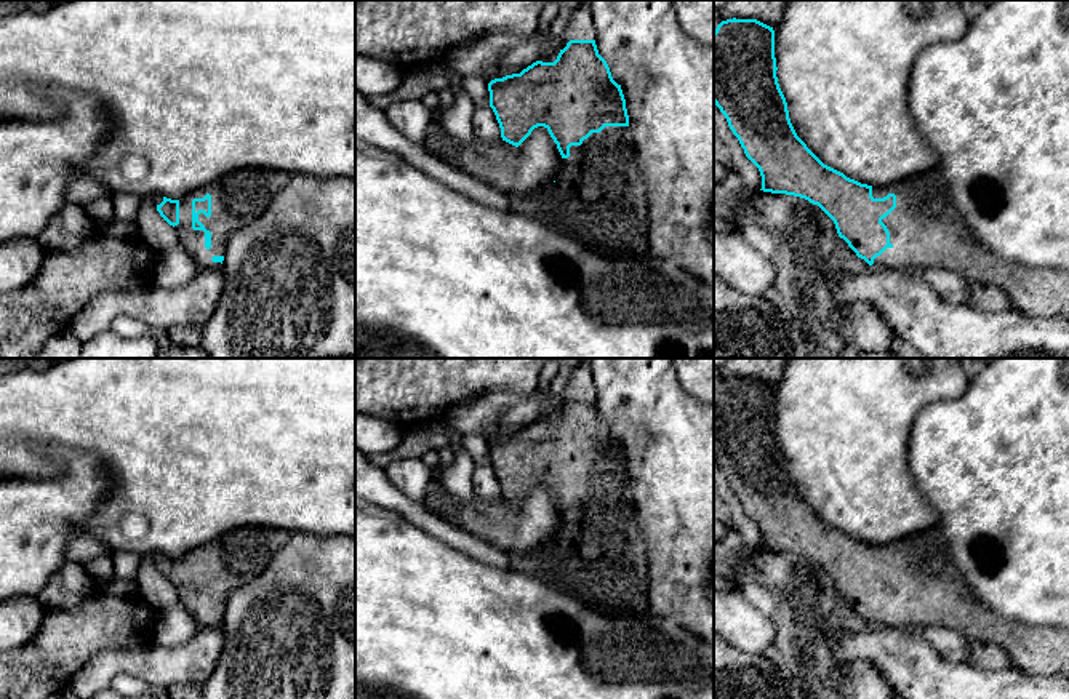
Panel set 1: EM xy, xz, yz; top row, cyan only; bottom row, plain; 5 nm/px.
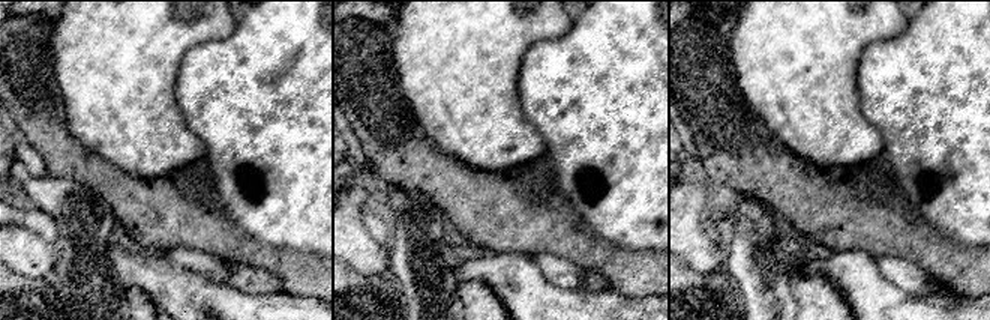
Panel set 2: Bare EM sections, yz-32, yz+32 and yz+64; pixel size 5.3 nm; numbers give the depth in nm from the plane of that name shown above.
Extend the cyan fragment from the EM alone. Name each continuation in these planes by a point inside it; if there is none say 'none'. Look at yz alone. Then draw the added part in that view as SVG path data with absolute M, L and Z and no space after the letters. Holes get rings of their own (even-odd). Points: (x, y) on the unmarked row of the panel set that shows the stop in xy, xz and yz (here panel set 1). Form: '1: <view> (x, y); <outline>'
1: yz (925, 587); M939 523L899 541L872 544L874 557L888 552L896 553L896 566L882 581L893 605L872 625L951 629L1003 648L1026 673L1069 677L1069 630L1016 622L986 606L968 590Z

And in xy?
1: xy (237, 557); M245 526L227 531L216 539L179 557L179 582L174 584L178 601L198 627L219 629L213 614L226 614L226 601L232 590L258 577L290 539L280 528ZM211 553L211 574L198 573L198 579L211 590L211 606L205 606L205 590L192 587L192 558Z

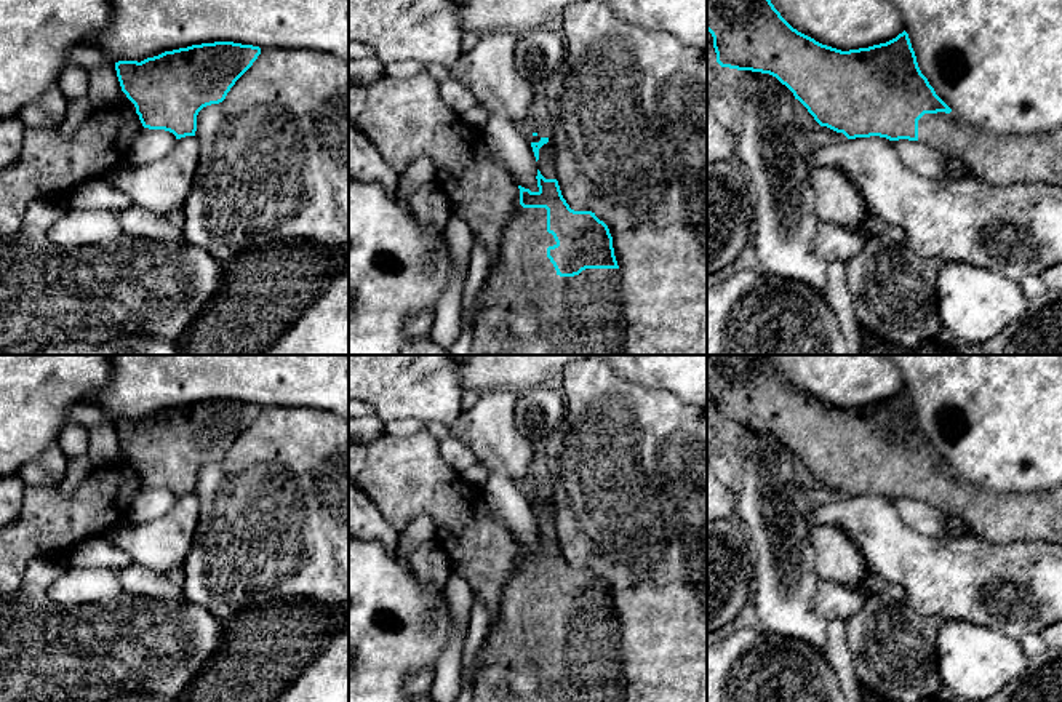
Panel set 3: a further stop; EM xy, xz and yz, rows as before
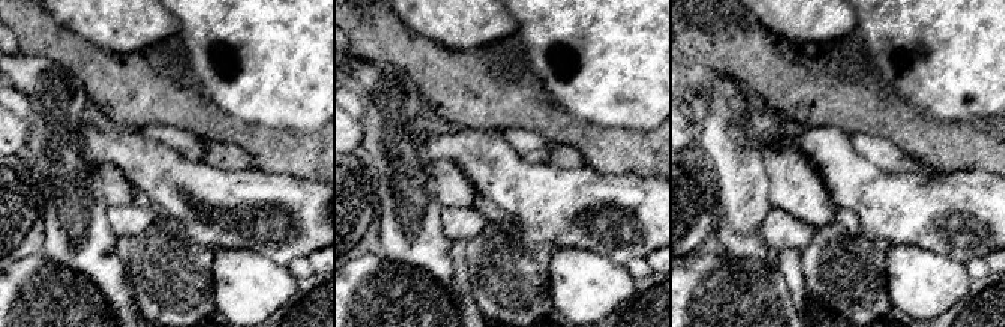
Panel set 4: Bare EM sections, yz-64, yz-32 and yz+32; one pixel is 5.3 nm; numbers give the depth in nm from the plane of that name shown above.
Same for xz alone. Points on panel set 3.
1: xz (584, 667); M518 563L486 636L485 662L472 684L473 702L625 702L621 628L585 627L574 635L560 635L547 616L547 606L553 603L557 600L547 590L547 568ZM525 664L534 665L539 691L526 700L515 700L509 694L509 683Z

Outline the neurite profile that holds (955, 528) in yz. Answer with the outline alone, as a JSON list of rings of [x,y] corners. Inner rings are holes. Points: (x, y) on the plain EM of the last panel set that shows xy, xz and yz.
[[[947,517],[947,534],[950,539],[964,537],[971,534],[971,528],[955,517]]]

